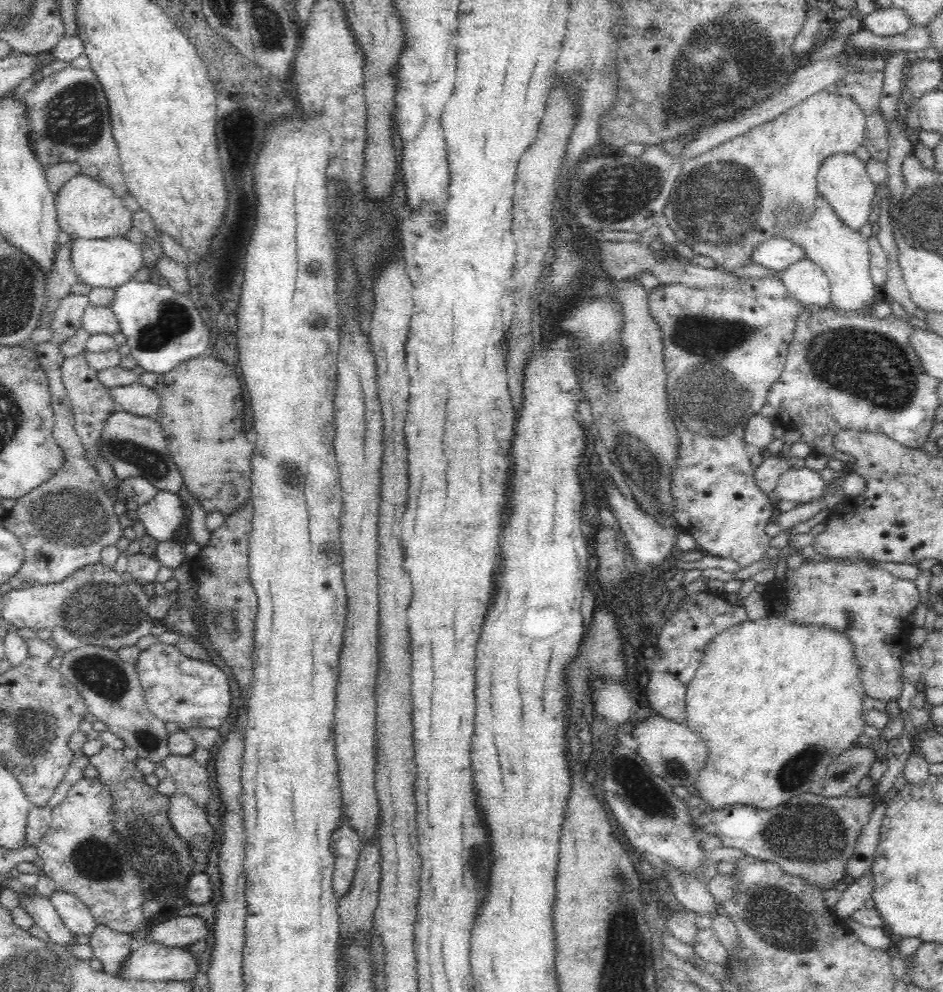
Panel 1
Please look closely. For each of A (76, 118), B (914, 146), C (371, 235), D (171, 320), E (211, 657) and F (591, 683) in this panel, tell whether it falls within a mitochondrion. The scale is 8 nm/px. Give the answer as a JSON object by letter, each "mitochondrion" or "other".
{"A":"mitochondrion","B":"other","C":"mitochondrion","D":"mitochondrion","E":"other","F":"other"}

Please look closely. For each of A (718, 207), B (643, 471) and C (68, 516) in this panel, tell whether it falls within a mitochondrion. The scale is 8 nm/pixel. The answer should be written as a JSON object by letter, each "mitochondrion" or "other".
{"A":"mitochondrion","B":"mitochondrion","C":"mitochondrion"}

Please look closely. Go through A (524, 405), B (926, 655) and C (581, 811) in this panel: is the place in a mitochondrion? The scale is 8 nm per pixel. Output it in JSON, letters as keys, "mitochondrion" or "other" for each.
{"A":"other","B":"other","C":"other"}

